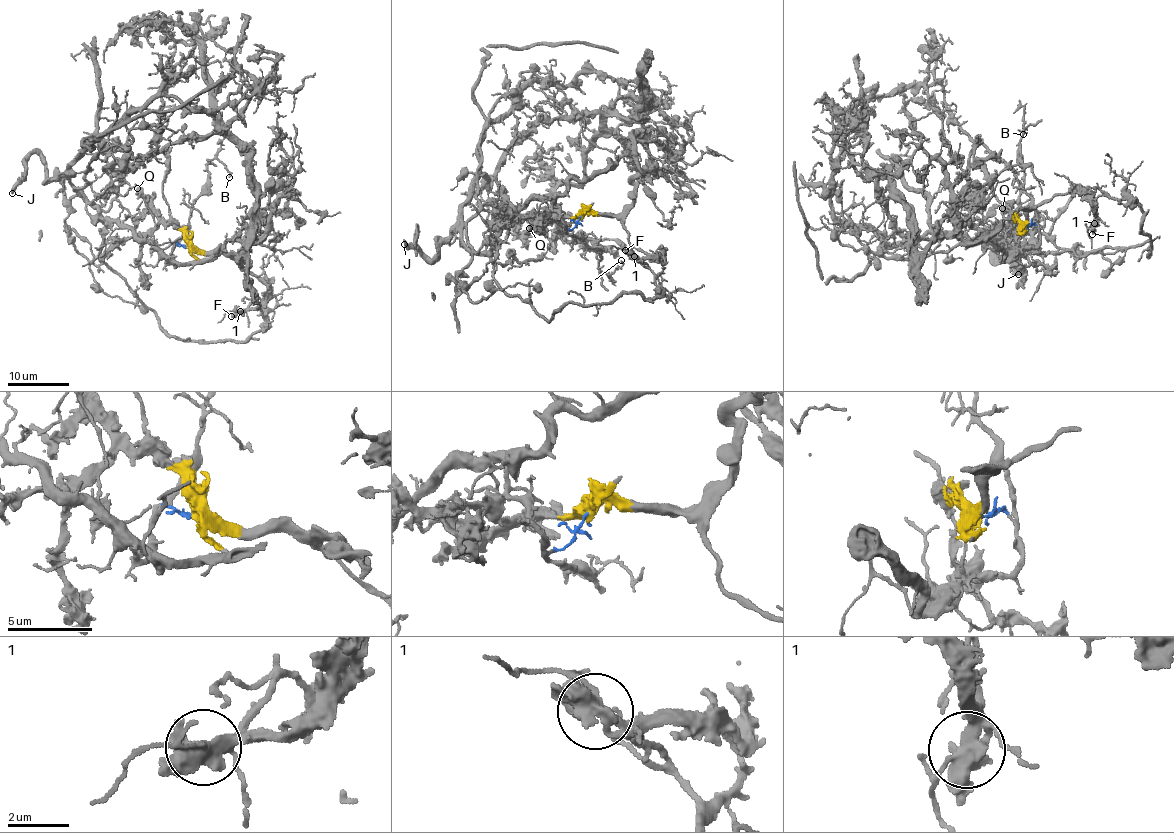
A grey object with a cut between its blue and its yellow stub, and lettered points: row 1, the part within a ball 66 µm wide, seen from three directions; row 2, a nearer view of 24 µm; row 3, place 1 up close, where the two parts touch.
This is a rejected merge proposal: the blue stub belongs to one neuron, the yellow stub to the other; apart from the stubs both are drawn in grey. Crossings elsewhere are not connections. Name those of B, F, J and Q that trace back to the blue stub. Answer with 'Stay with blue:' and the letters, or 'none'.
Stay with blue: B, J

